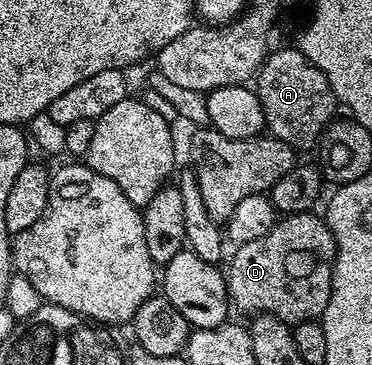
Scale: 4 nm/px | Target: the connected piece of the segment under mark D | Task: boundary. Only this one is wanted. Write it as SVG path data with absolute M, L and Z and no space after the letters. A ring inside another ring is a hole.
M304 213L302 215L288 215L280 218L276 222L274 229L269 233L265 233L265 237L257 237L257 241L249 241L248 243L240 243L234 248L235 256L230 259L225 267L225 274L227 276L227 297L232 308L235 307L239 311L244 311L247 317L254 317L256 315L271 315L275 319L281 320L288 325L296 323L306 323L308 321L315 321L320 318L325 309L325 305L329 301L329 293L331 292L331 269L335 261L335 238L333 233L327 228L326 222L322 218L319 219L315 213Z

